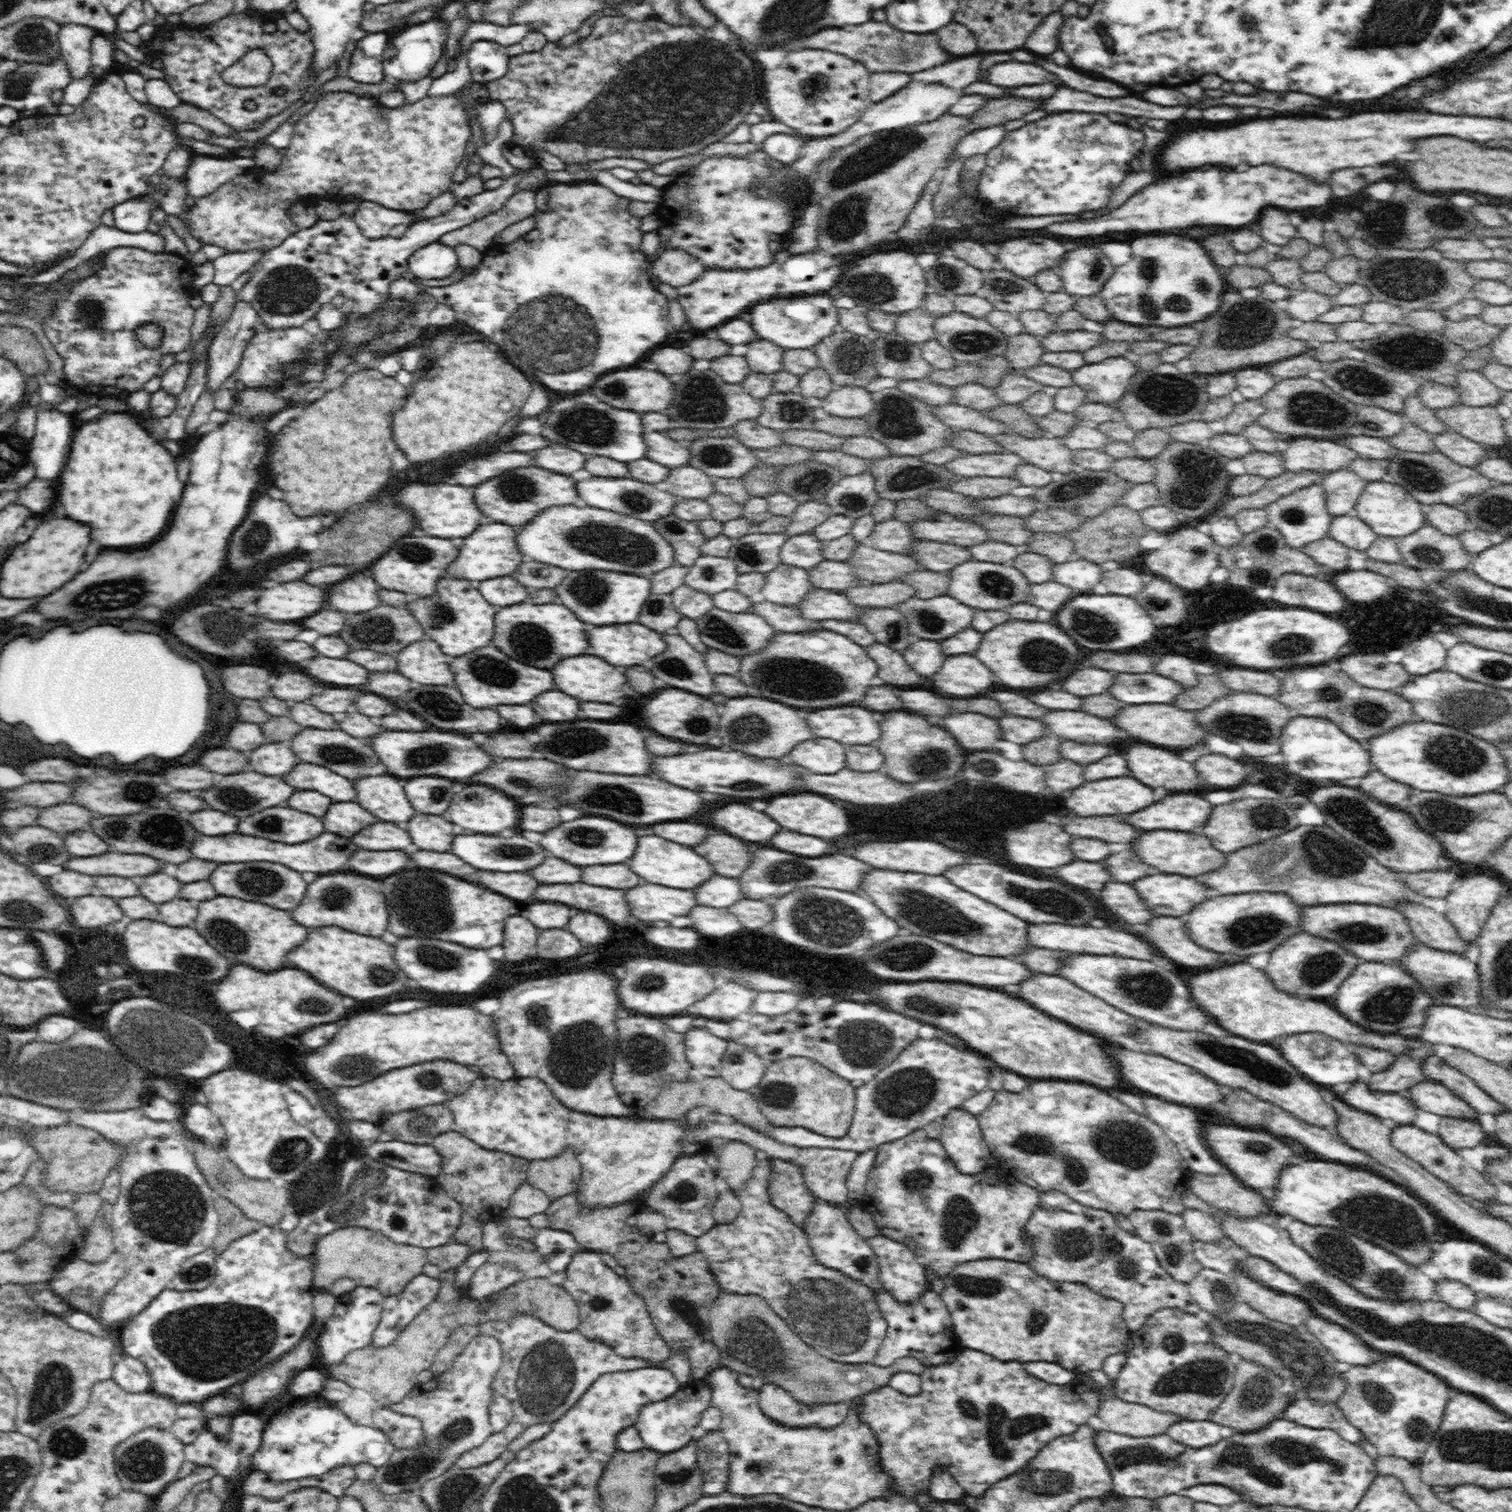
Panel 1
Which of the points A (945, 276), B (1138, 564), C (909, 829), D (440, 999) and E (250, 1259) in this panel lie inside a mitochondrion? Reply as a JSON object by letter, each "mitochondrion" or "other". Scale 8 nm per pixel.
{"A":"mitochondrion","B":"other","C":"other","D":"other","E":"other"}

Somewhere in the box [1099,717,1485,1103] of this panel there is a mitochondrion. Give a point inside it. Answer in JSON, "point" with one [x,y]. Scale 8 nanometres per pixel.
{"point":[1224,1053]}

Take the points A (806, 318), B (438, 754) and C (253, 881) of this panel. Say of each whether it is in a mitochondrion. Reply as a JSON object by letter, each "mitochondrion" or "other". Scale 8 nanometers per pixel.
{"A":"other","B":"mitochondrion","C":"mitochondrion"}

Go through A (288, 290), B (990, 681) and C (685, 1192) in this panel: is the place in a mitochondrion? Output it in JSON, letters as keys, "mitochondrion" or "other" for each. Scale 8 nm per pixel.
{"A":"mitochondrion","B":"other","C":"mitochondrion"}

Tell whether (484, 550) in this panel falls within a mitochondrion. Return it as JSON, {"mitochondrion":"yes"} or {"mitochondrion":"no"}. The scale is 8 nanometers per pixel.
{"mitochondrion":"no"}

